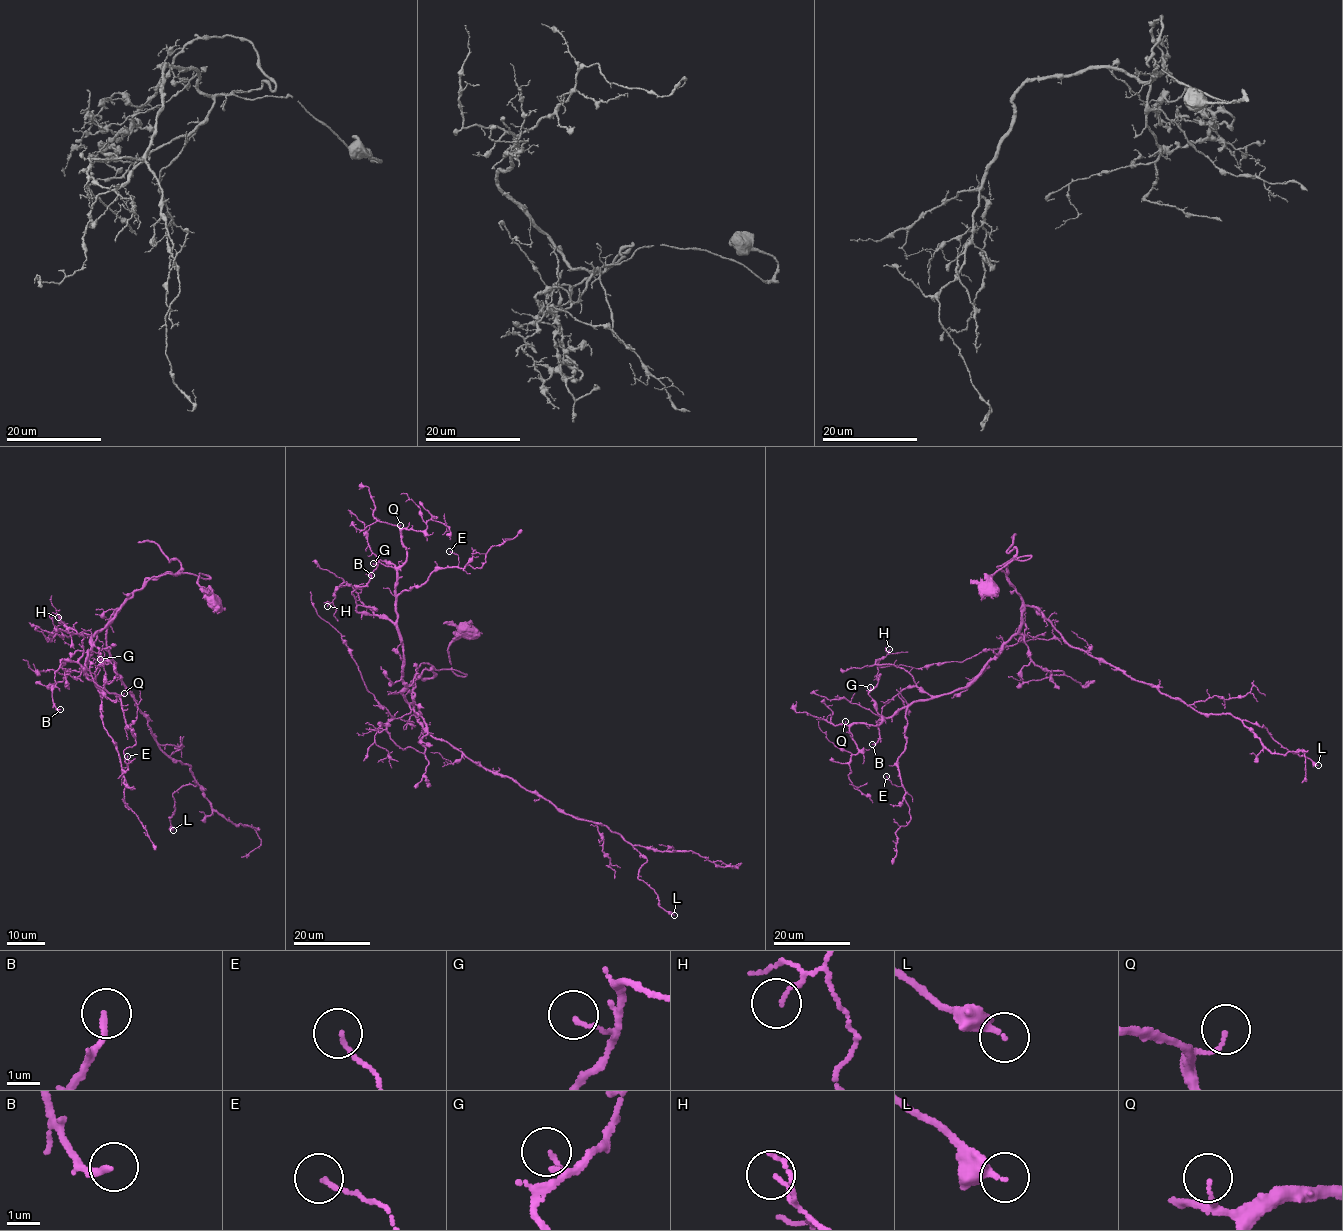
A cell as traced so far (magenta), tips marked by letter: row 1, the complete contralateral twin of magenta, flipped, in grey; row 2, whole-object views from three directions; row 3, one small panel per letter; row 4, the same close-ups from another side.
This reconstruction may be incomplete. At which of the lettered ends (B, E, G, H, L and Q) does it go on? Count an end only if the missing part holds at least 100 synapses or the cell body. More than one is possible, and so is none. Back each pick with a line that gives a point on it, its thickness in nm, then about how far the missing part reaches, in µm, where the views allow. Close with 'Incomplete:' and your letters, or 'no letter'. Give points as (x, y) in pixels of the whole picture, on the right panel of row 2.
Incomplete: no letter

